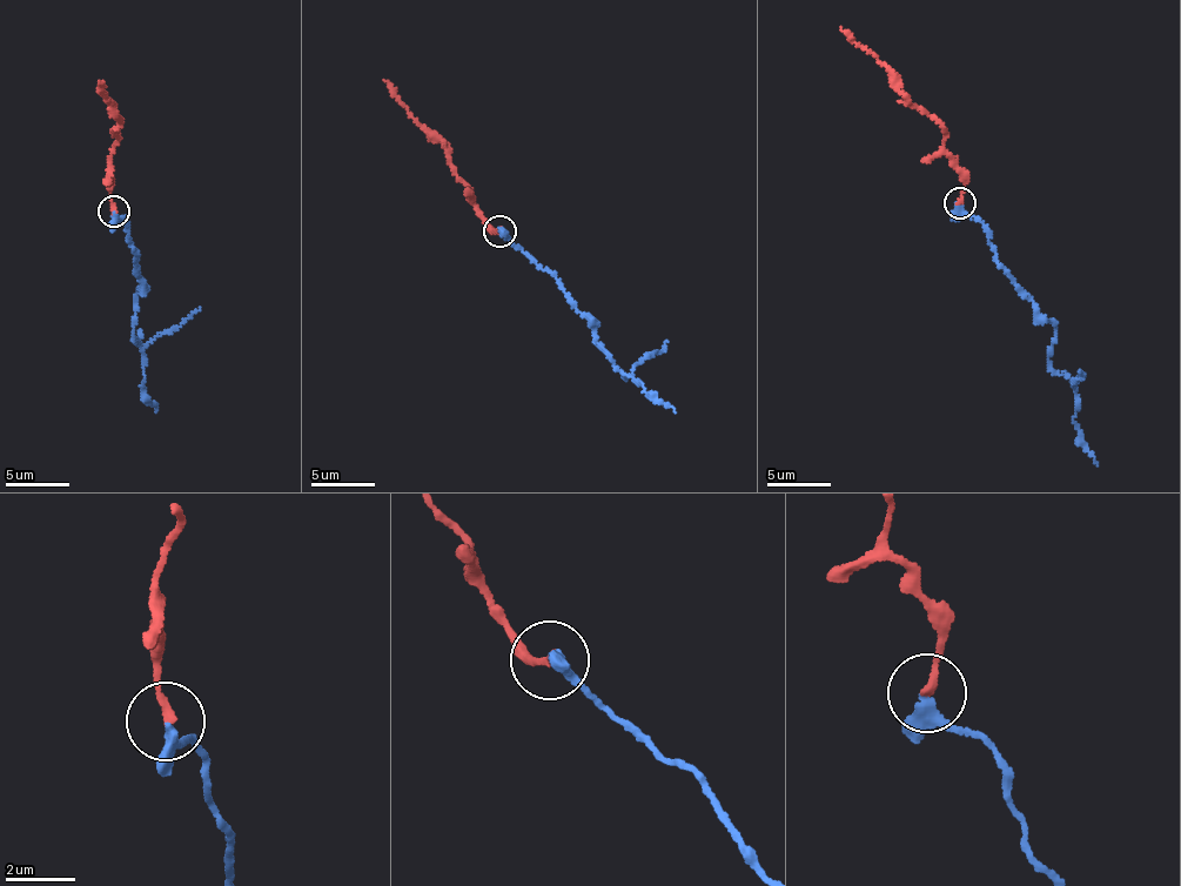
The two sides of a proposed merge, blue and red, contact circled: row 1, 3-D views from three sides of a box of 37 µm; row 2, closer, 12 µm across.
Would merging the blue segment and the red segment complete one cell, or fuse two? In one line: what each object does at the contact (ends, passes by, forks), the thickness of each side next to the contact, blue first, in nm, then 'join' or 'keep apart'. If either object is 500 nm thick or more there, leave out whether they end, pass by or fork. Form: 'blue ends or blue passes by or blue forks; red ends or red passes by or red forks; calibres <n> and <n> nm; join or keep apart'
blue passes by; red ends; calibres 260 and 240 nm; join

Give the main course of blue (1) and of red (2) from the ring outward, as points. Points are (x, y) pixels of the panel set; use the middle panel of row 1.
1: (498, 230), (558, 281), (569, 302), (590, 321), (596, 341), (626, 375), (643, 383), (675, 413)
2: (498, 230), (488, 227), (469, 194), (469, 186), (451, 165), (444, 142), (434, 136), (384, 80)

